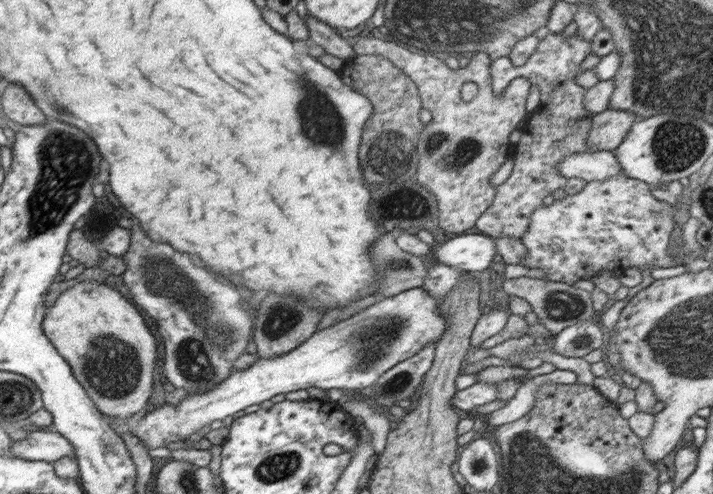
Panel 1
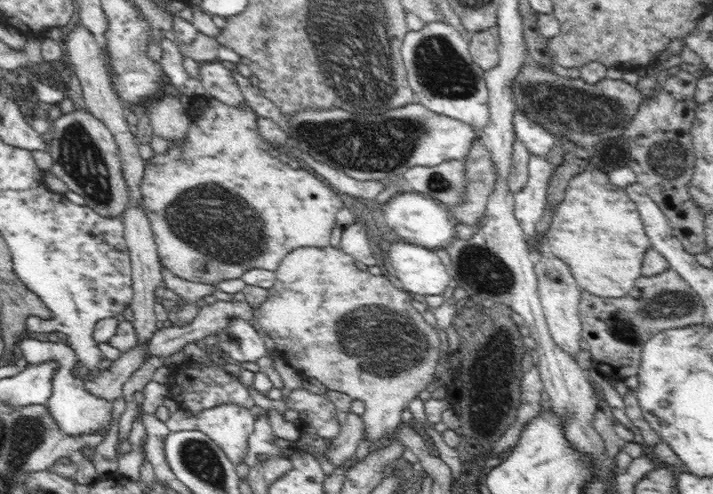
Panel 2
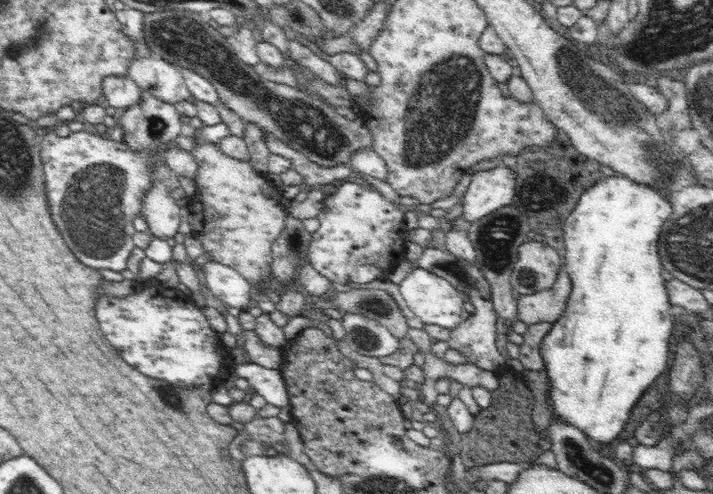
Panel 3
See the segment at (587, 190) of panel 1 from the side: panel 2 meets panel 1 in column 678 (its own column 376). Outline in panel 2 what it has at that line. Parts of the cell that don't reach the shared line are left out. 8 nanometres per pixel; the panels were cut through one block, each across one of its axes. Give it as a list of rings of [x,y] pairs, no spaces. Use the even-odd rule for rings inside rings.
[[[356,219],[356,222],[342,230],[340,242],[343,252],[363,268],[377,266],[376,256],[370,248],[370,240],[366,234],[364,223],[361,219]]]

